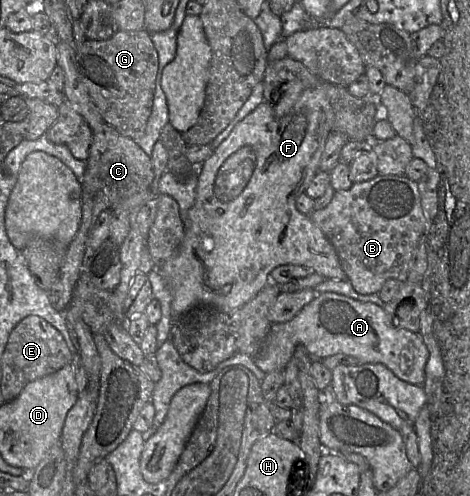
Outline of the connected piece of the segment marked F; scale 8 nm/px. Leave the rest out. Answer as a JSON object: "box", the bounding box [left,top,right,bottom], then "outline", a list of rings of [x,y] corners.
{"box":[153,89,347,321],"outline":[[[307,89],[305,90],[283,117],[277,117],[266,102],[258,105],[250,114],[235,125],[230,135],[214,149],[212,155],[202,163],[201,172],[198,177],[196,196],[193,206],[185,213],[181,213],[181,219],[184,225],[184,237],[179,245],[177,253],[164,263],[154,265],[153,270],[162,277],[165,284],[172,294],[172,321],[181,319],[185,314],[198,306],[208,306],[216,308],[222,312],[231,313],[244,304],[252,300],[269,282],[269,274],[271,271],[281,265],[298,265],[310,269],[313,273],[317,273],[326,279],[331,280],[347,280],[339,262],[334,246],[325,236],[322,230],[316,226],[309,218],[309,215],[300,213],[295,205],[295,198],[300,193],[306,194],[306,189],[315,174],[319,170],[319,162],[324,149],[325,141],[332,131],[334,123],[334,111],[330,104],[329,98],[323,89]]]}

